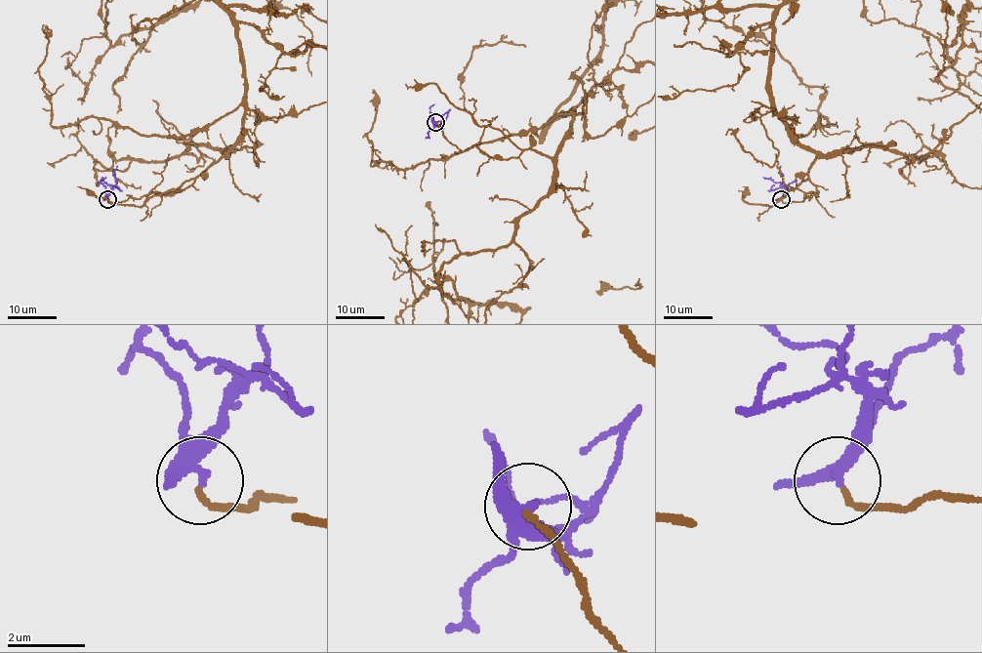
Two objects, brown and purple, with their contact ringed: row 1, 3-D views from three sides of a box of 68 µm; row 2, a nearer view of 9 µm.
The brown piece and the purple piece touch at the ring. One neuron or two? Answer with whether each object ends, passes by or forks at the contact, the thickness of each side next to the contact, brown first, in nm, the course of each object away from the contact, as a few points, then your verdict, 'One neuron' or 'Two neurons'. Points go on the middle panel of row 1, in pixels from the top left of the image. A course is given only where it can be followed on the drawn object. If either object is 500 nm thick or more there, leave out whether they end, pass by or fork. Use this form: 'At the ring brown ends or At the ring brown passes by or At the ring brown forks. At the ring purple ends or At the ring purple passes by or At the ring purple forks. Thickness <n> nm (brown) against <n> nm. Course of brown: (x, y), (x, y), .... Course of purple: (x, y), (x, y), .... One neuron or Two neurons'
At the ring brown ends. At the ring purple passes by. Thickness 150 nm (brown) against 320 nm. Course of purple: (435, 122), (439, 125), (442, 123), (432, 120), (430, 106), (434, 104). Two neurons

